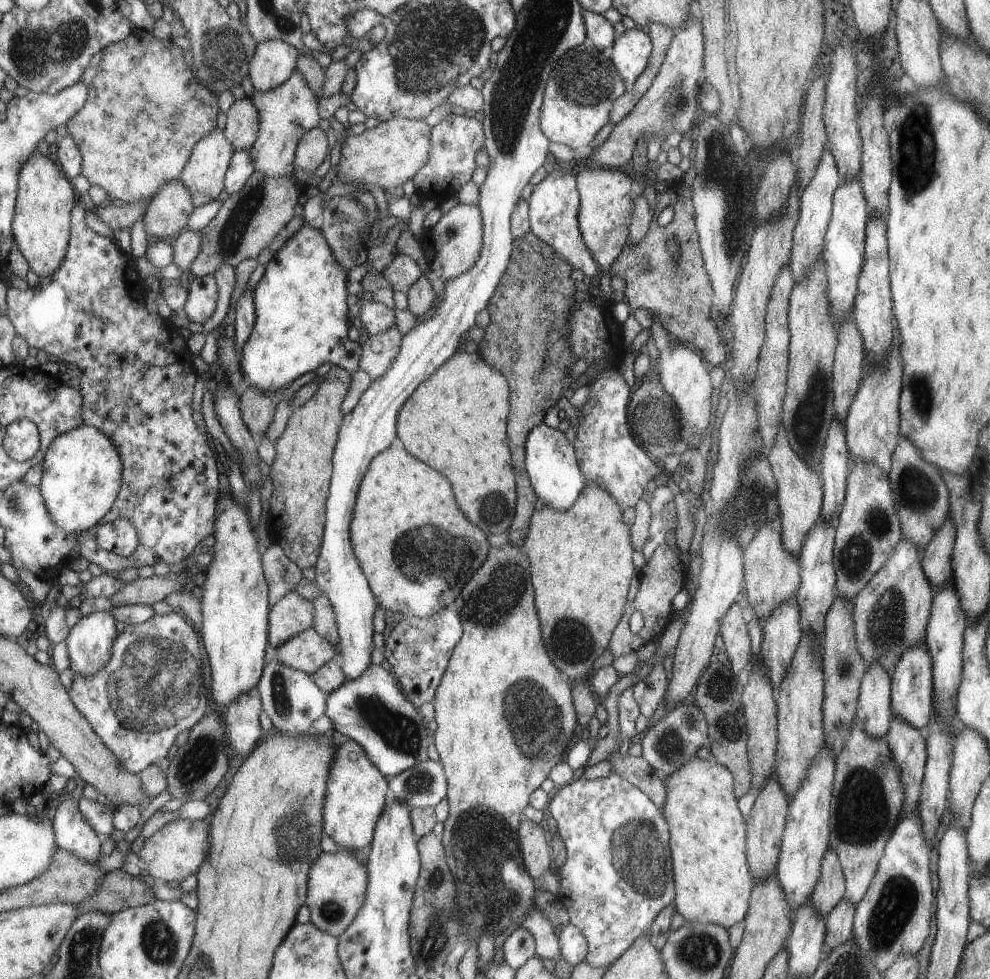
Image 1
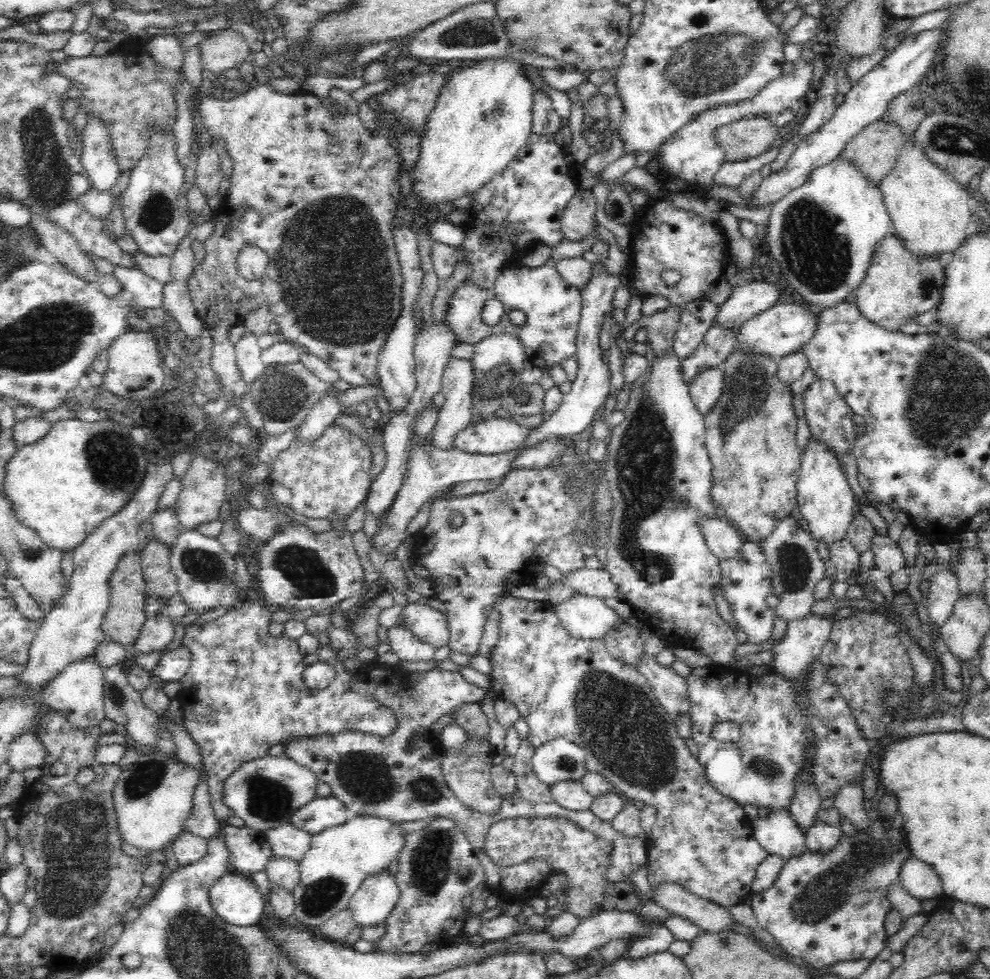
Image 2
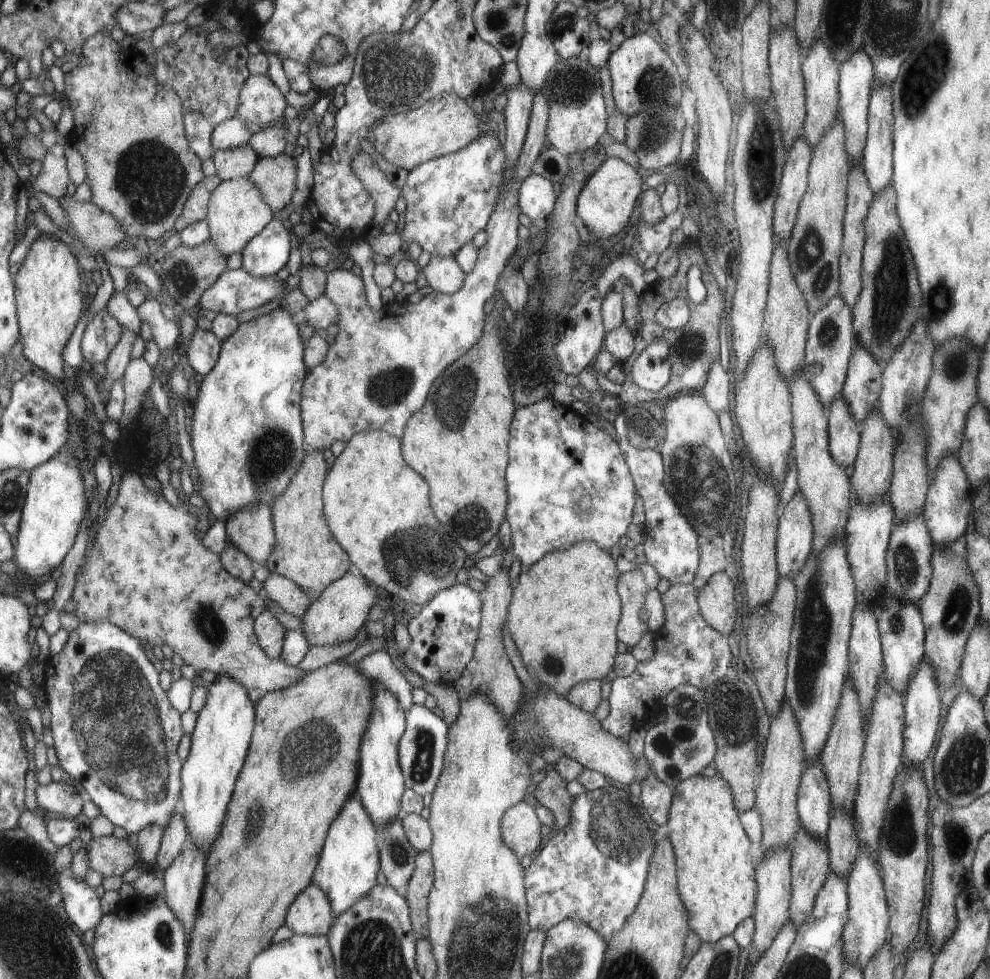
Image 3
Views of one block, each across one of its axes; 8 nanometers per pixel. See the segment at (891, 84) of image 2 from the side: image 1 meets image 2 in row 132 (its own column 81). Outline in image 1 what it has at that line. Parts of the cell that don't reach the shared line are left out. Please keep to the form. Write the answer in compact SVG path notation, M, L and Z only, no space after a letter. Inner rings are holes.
M66 799L60 805L55 828L59 848L75 852L86 860L99 862L103 854L103 836L81 809L81 801Z

